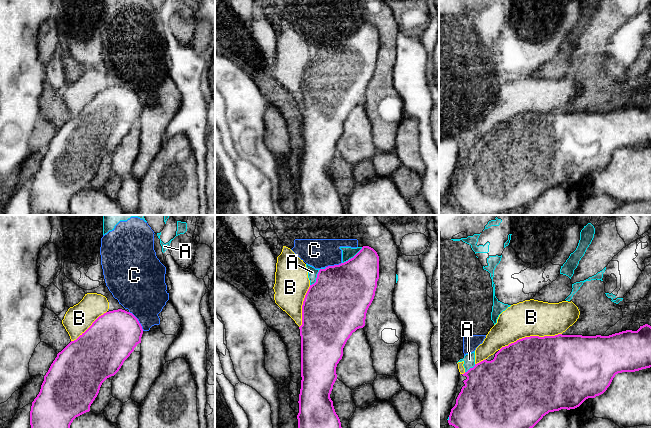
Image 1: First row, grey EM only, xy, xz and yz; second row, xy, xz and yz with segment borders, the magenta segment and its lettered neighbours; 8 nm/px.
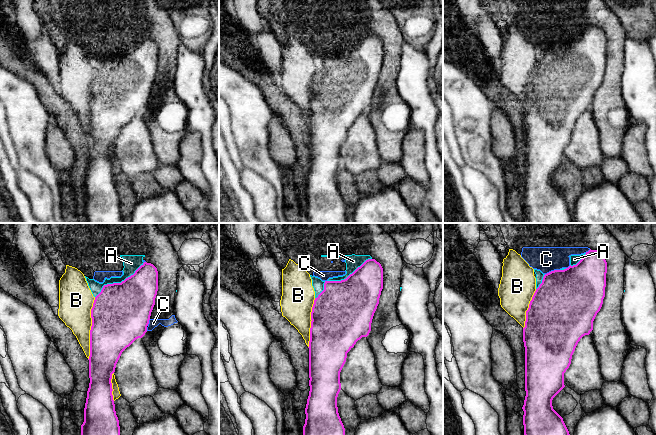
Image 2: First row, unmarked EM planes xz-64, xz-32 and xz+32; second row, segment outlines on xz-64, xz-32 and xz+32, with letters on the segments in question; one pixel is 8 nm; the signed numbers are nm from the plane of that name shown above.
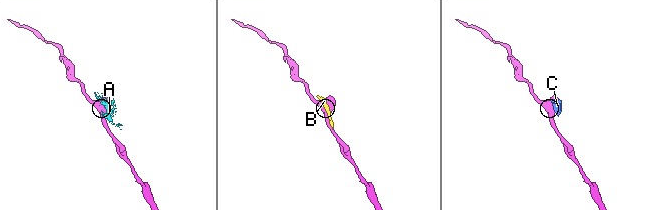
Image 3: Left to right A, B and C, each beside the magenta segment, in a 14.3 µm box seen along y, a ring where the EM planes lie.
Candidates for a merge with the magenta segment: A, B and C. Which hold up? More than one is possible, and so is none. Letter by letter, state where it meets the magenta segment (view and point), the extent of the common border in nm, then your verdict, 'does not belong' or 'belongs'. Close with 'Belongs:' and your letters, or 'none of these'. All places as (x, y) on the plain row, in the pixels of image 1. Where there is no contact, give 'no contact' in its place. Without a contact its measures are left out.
A: contact xz (317, 51); length 200 nm; does not belong
B: contact yz (530, 112); length 500 nm; does not belong
C: contact xy (138, 97); length 200 nm; does not belong
Belongs: none of these

